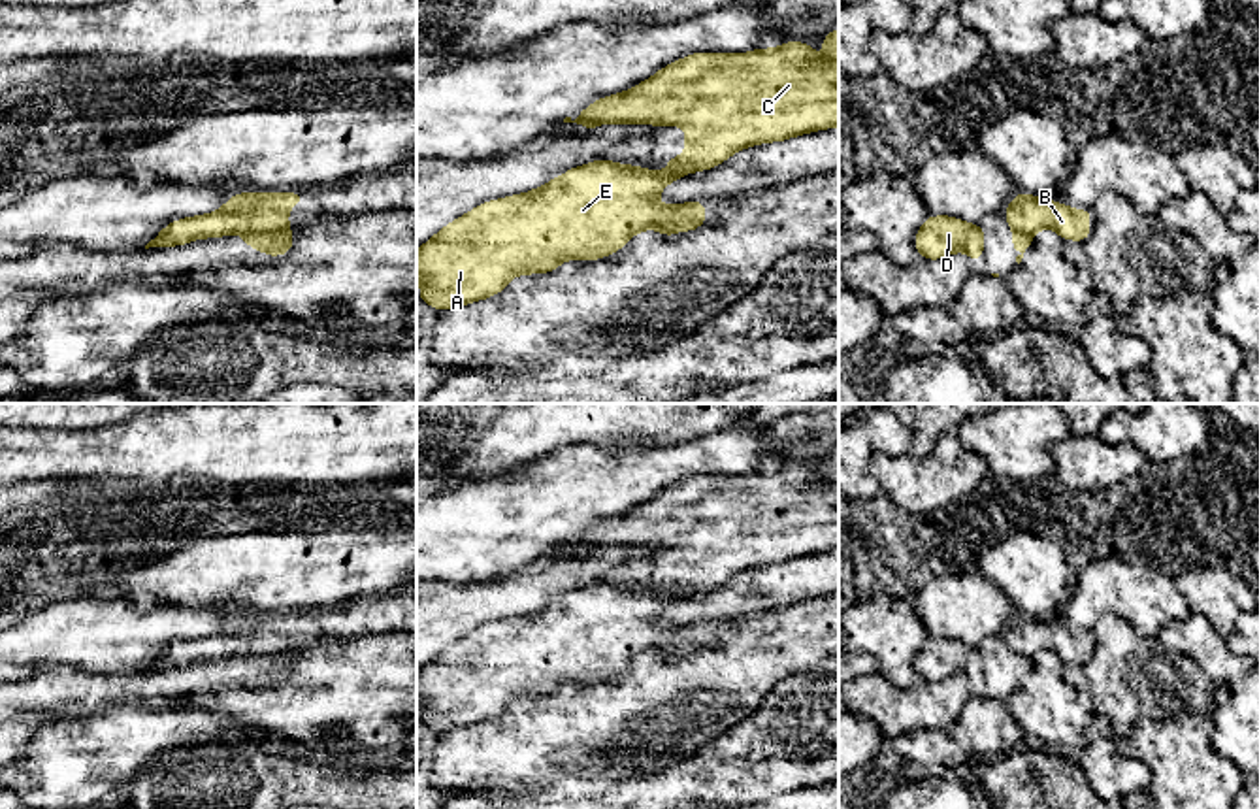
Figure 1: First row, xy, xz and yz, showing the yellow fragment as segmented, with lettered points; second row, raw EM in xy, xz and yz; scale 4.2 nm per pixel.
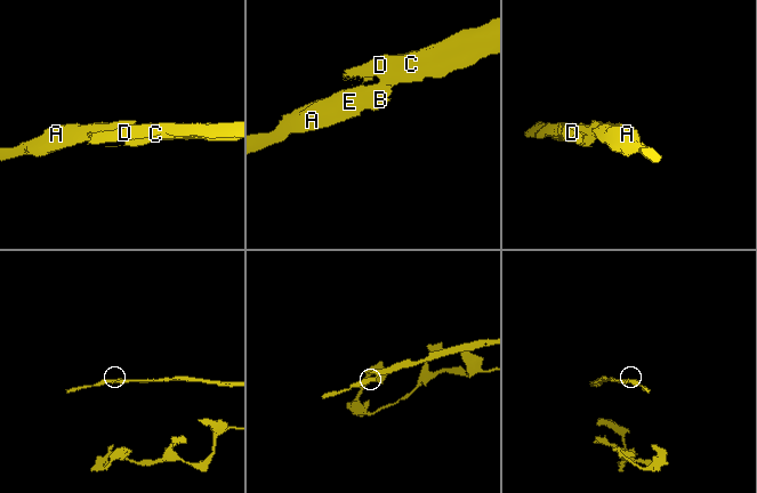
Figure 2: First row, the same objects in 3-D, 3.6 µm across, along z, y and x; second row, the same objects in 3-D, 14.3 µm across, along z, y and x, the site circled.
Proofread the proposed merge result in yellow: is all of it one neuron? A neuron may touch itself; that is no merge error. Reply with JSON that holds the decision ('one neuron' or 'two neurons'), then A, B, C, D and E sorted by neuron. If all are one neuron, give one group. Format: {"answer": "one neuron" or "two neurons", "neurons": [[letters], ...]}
{"answer": "two neurons", "neurons": [["A", "B", "E"], ["C", "D"]]}

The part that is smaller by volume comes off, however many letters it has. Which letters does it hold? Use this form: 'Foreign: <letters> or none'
Foreign: A, B, E

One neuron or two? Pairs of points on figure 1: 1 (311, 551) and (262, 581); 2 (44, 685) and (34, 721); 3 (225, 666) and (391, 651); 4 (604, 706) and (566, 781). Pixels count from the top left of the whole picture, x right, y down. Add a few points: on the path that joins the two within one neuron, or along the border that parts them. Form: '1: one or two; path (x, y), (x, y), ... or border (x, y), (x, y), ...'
1: one; path (300, 562), (289, 574), (274, 574)
2: two; border (19, 713), (59, 713), (63, 717)
3: two; border (262, 676), (249, 683), (227, 685), (210, 694)
4: two; border (615, 774), (560, 768), (543, 785), (530, 787)

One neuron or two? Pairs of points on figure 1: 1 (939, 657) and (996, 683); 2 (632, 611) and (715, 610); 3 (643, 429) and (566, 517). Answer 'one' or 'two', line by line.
1: one
2: two
3: two

